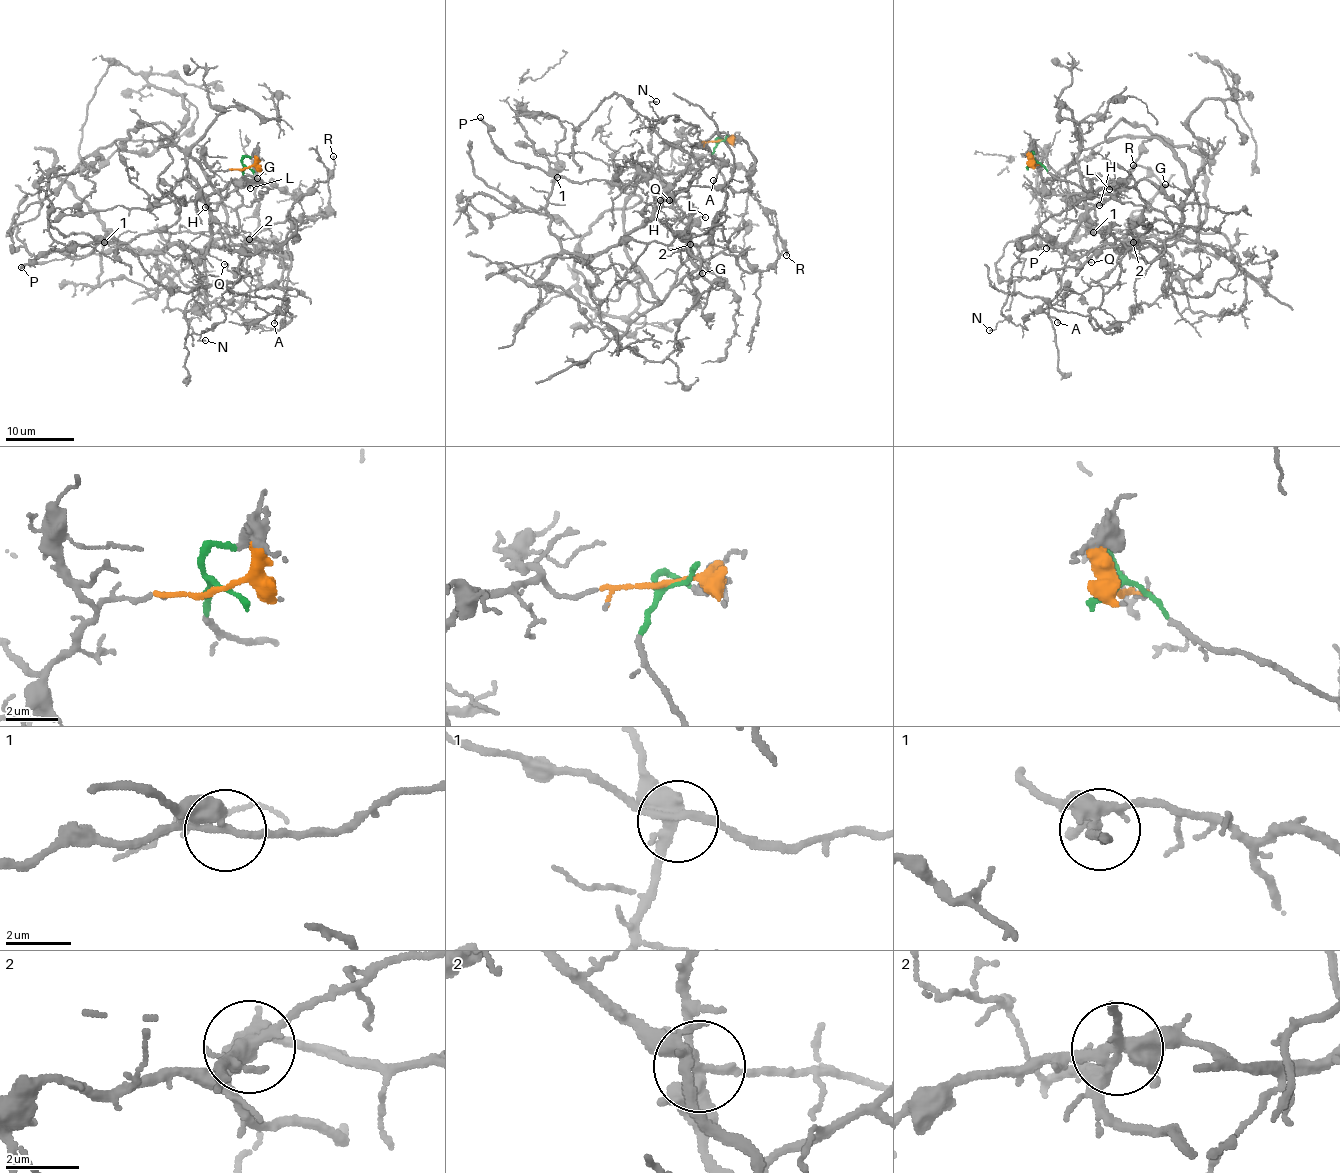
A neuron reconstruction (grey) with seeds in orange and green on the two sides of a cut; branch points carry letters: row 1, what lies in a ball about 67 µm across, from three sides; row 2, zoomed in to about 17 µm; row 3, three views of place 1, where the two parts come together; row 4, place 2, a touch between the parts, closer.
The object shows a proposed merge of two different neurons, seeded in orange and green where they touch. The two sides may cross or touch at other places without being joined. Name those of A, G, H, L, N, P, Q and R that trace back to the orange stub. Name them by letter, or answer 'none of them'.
A, G, H, L, N, R

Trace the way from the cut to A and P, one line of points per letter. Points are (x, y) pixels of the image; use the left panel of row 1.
A: (246, 168), (218, 170), (200, 189), (185, 177), (207, 205), (210, 243), (202, 277), (276, 312), (273, 323)
P: (246, 168), (269, 189), (237, 210), (234, 235), (203, 167), (158, 141), (174, 225), (20, 268)

